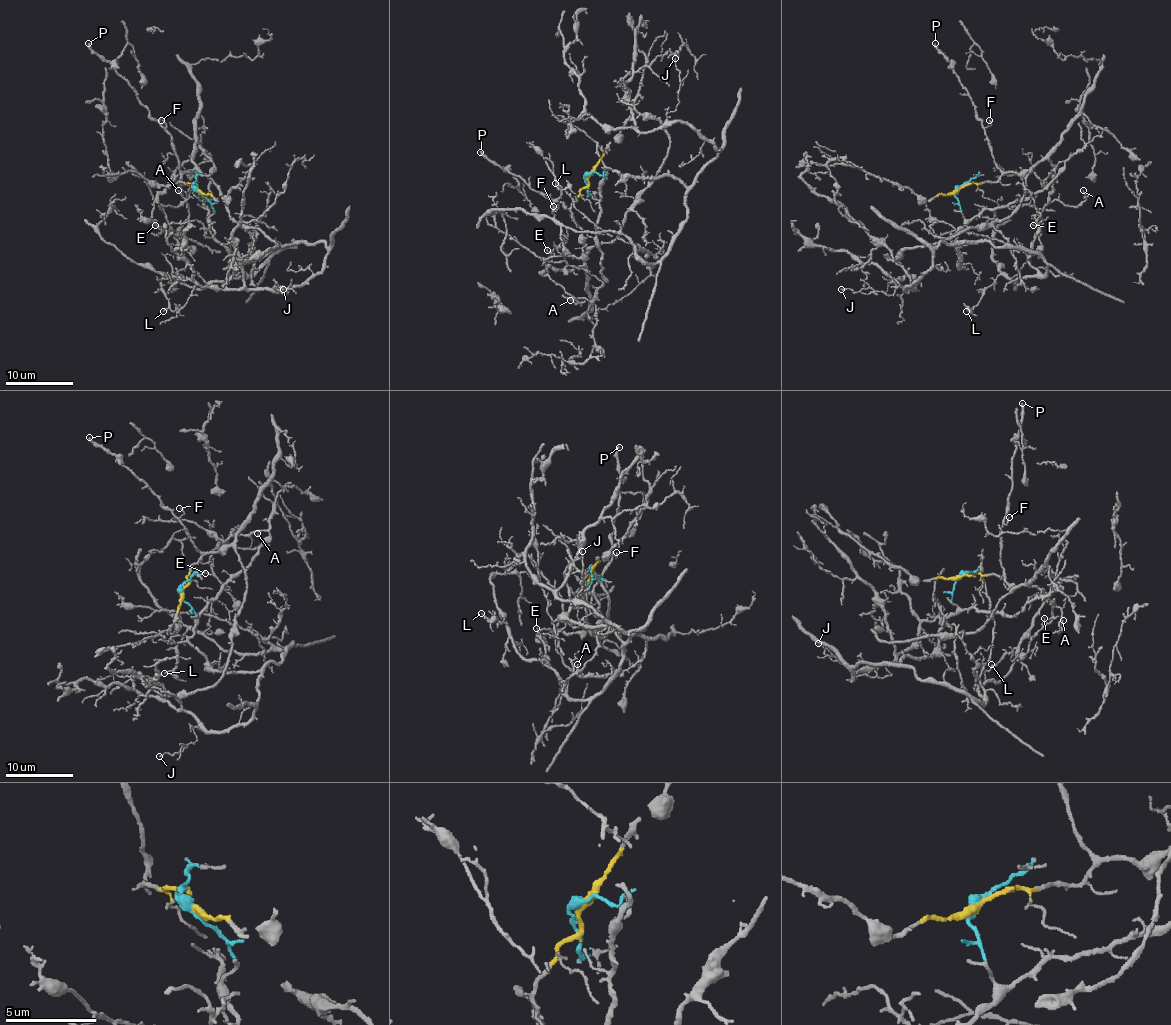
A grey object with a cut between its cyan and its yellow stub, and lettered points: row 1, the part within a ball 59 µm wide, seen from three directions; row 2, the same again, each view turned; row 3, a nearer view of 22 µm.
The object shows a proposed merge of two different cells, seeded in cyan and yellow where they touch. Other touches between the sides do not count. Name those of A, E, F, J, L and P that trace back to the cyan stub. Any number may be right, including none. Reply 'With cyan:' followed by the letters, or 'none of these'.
With cyan: J, L

